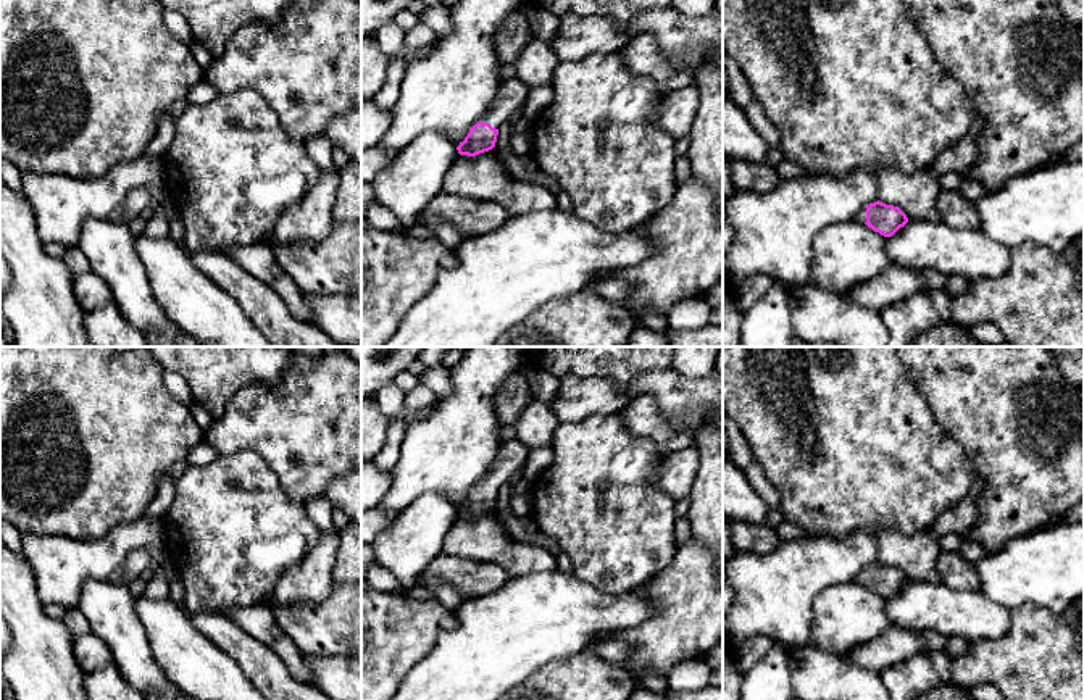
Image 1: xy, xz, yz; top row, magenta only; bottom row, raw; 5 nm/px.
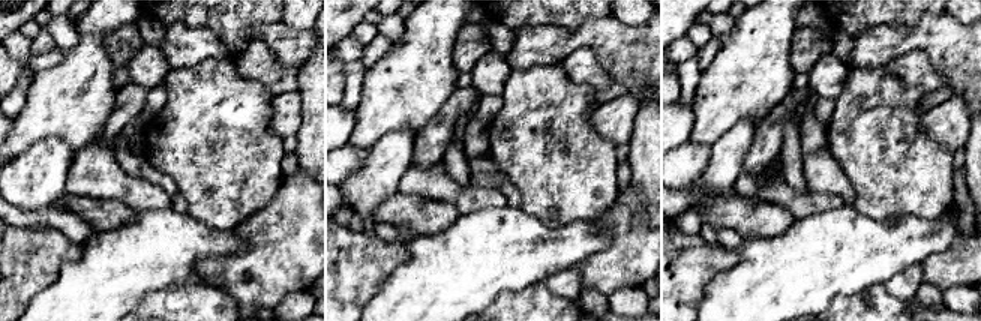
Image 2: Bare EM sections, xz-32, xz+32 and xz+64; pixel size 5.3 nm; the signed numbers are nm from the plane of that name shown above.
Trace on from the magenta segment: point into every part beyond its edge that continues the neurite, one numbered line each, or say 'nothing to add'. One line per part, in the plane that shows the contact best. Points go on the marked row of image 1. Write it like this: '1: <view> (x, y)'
1: xz (512, 94)

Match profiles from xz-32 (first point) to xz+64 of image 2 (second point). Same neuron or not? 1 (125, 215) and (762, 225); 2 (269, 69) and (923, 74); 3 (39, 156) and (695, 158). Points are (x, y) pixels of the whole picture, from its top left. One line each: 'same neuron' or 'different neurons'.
1: same neuron
2: same neuron
3: different neurons

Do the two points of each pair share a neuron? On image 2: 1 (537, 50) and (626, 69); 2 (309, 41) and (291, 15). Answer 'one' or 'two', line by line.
1: one
2: two

